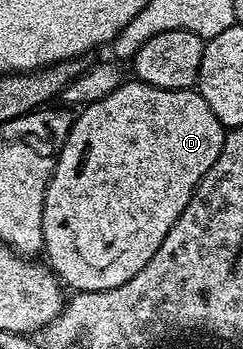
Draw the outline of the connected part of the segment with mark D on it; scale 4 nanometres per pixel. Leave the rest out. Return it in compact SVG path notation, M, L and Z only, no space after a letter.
M138 78L128 79L113 93L86 105L79 113L56 159L55 172L45 194L43 249L46 263L68 289L104 292L129 282L157 254L161 242L165 242L165 234L173 230L177 218L189 206L195 187L213 162L217 162L225 129L199 91L155 88Z

